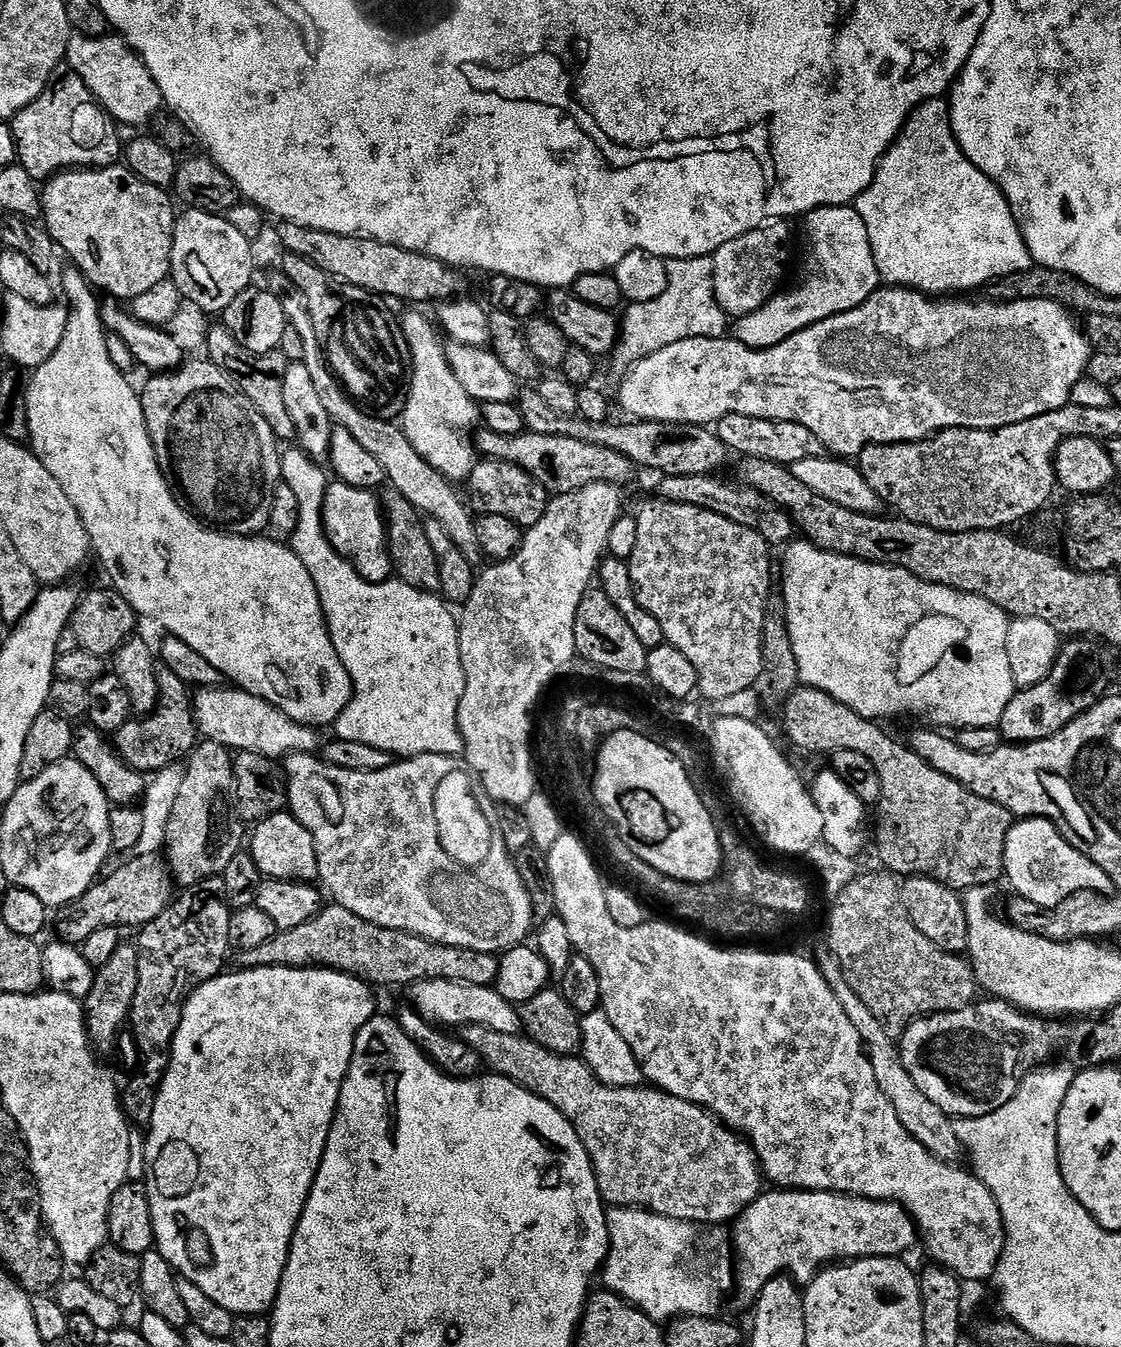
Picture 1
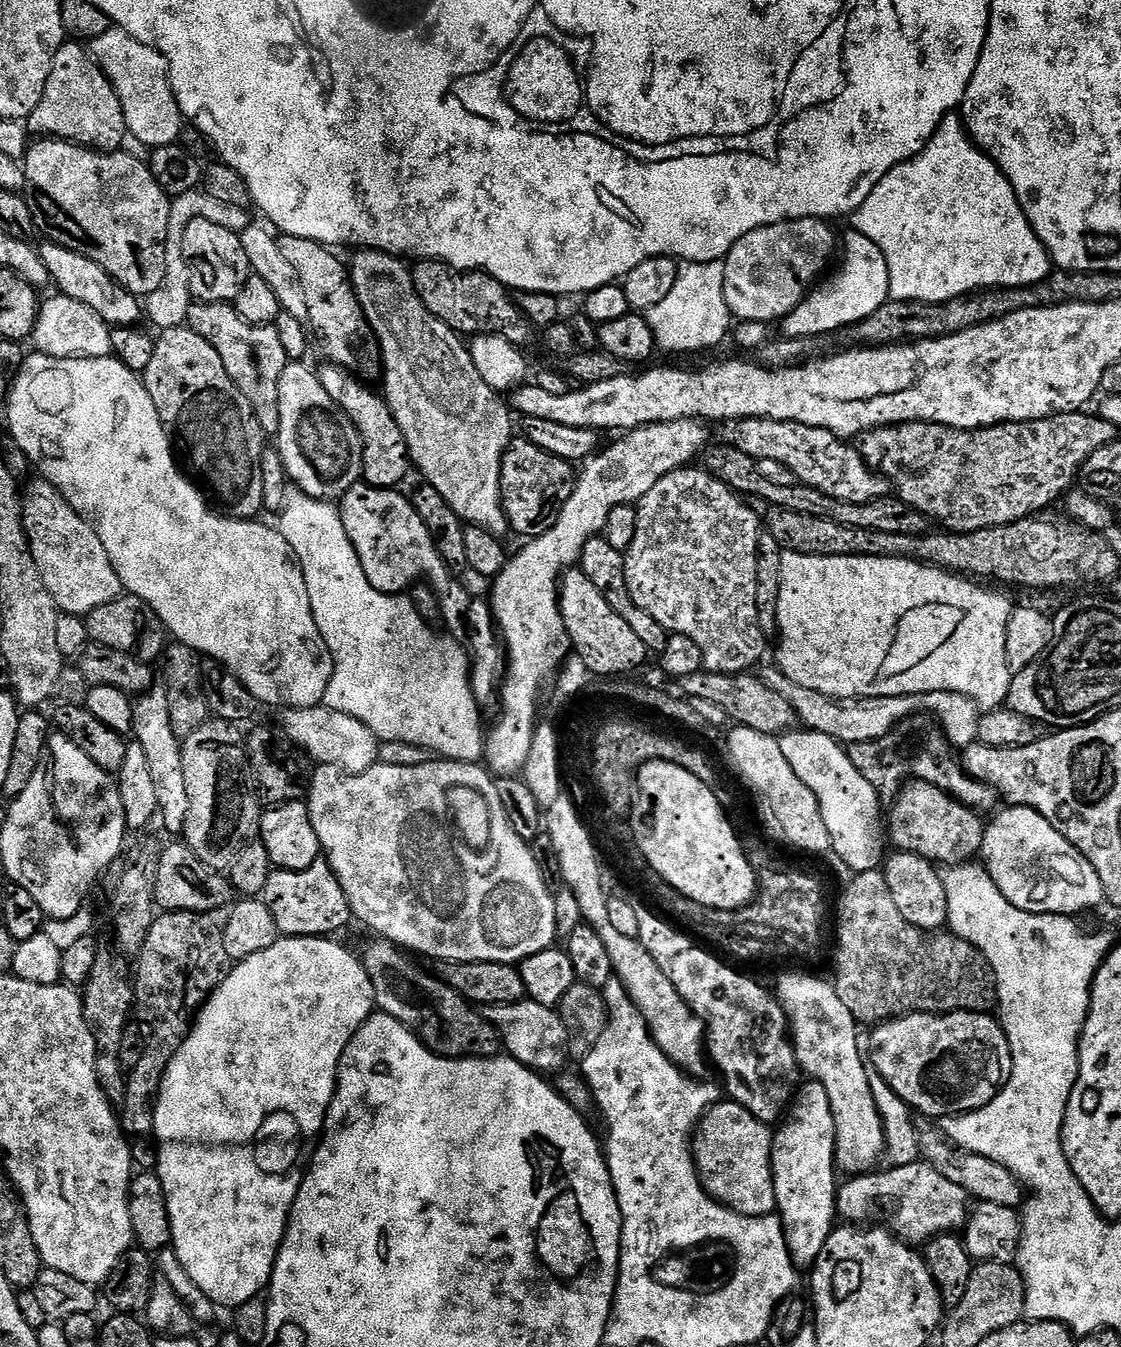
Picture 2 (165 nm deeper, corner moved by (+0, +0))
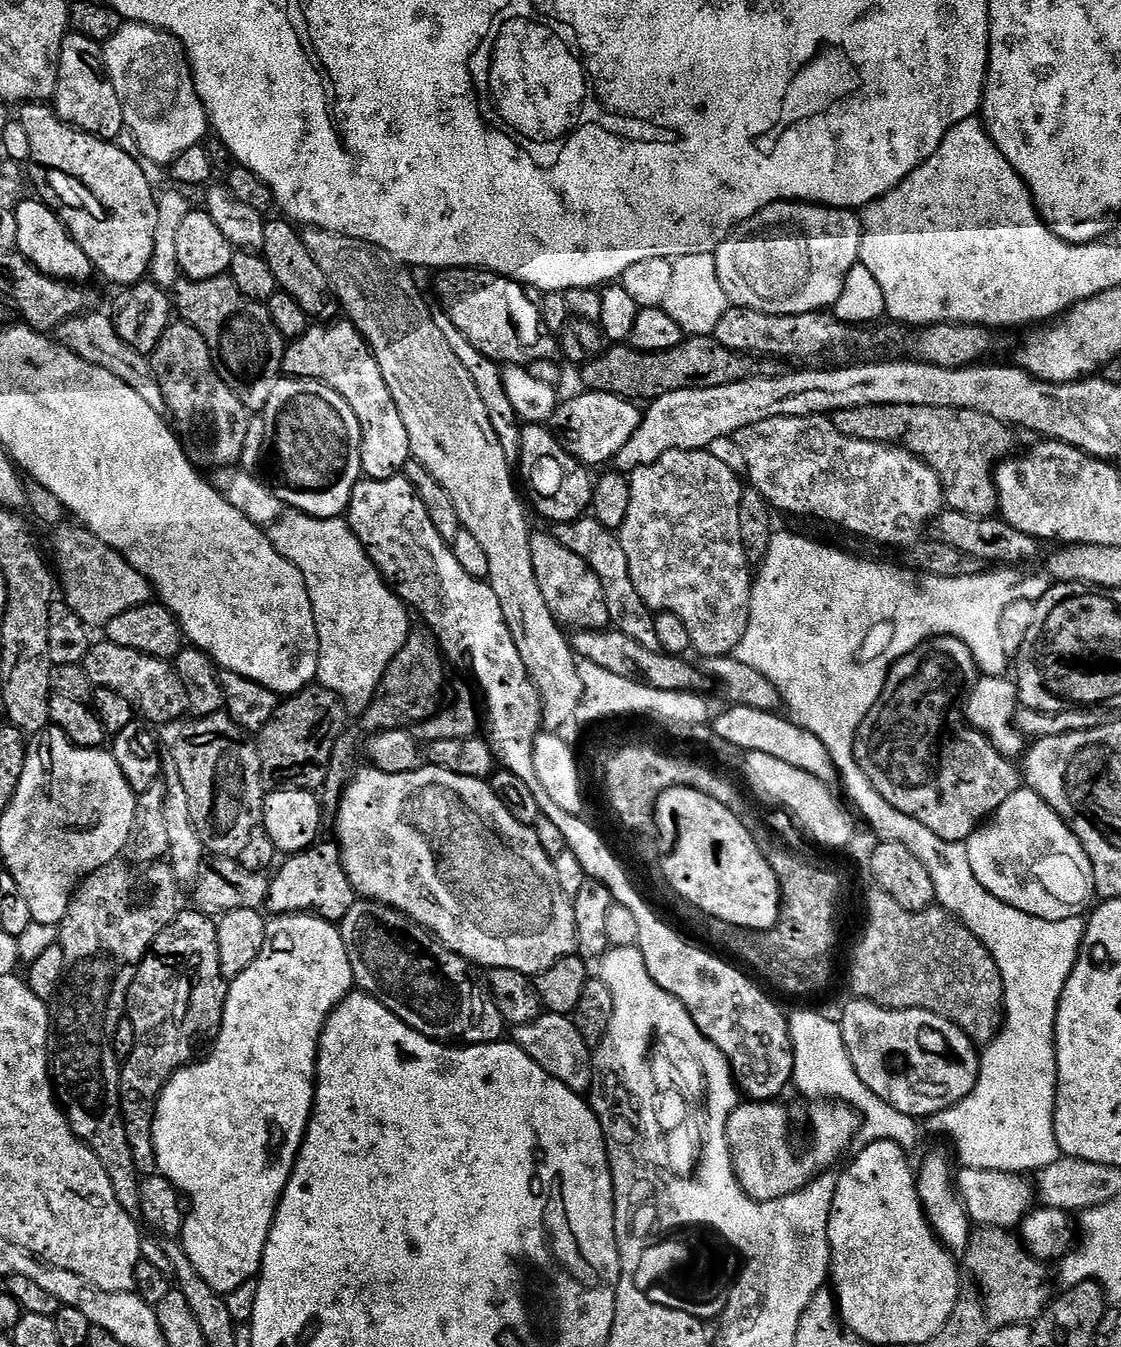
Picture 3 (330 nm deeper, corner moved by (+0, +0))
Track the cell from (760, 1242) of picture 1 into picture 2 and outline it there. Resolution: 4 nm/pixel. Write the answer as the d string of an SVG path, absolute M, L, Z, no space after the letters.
M917 1162L910 1165L885 1167L885 1172L873 1170L853 1175L836 1189L836 1210L841 1221L852 1226L883 1226L898 1240L909 1246L922 1246L935 1236L956 1234L967 1225L970 1215L970 1198L962 1186L950 1182L950 1178L938 1174L934 1166Z

